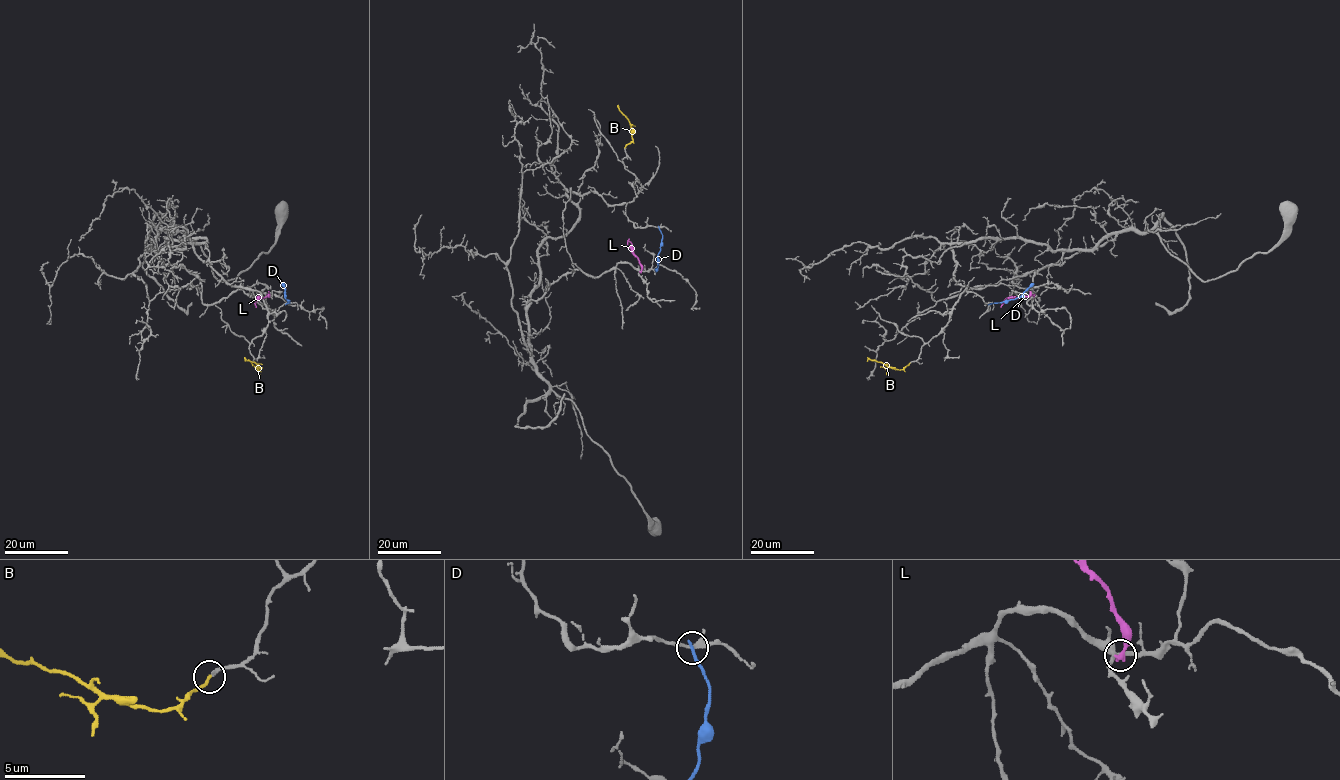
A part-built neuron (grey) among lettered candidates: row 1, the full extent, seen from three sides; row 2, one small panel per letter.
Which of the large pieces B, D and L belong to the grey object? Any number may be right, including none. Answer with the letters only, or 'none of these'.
B

